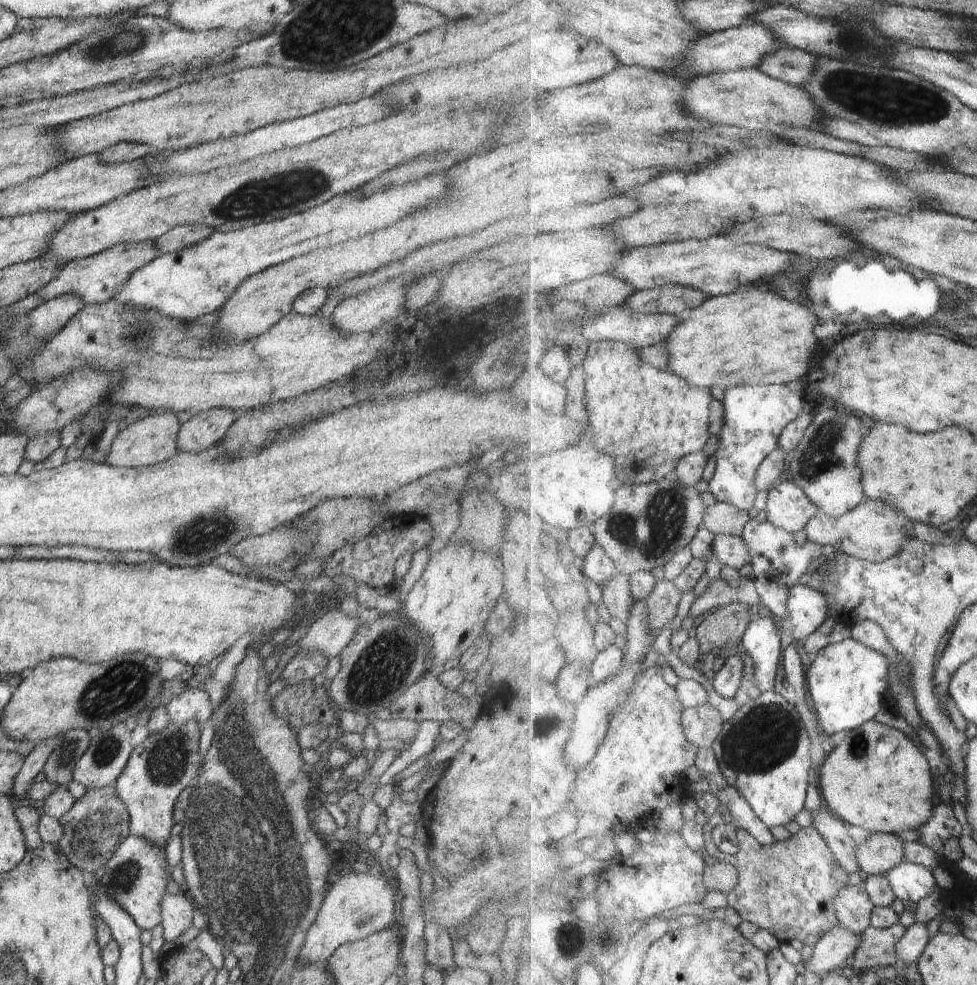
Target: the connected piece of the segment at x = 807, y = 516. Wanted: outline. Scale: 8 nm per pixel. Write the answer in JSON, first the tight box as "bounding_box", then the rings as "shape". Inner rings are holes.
{"bounding_box":[767,479,821,532],"shape":[[[794,479],[784,481],[768,493],[767,520],[788,532],[804,530],[821,511]]]}

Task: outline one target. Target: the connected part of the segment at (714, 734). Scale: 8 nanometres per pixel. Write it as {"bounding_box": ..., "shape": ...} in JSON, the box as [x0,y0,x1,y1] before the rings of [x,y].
{"bounding_box":[683,705,725,749],"shape":[[[716,705],[686,707],[683,715],[688,740],[700,749],[712,749],[725,727],[724,718]]]}

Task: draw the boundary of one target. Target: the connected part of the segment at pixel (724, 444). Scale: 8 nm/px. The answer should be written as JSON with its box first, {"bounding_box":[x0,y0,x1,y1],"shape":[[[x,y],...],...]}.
{"bounding_box":[709,386,804,510],"shape":[[[750,386],[750,388],[730,388],[723,406],[723,426],[719,434],[719,450],[716,452],[717,471],[709,482],[709,492],[717,501],[728,502],[742,510],[752,510],[758,496],[758,473],[763,462],[780,448],[782,433],[794,420],[804,413],[804,398],[800,392],[790,392],[788,386]]]}

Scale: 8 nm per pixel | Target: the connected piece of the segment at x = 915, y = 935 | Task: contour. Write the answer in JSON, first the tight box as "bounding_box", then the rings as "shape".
{"bounding_box":[896,922,932,966],"shape":[[[928,922],[915,923],[909,927],[906,936],[896,946],[902,965],[910,966],[919,962],[932,937],[928,930]]]}

